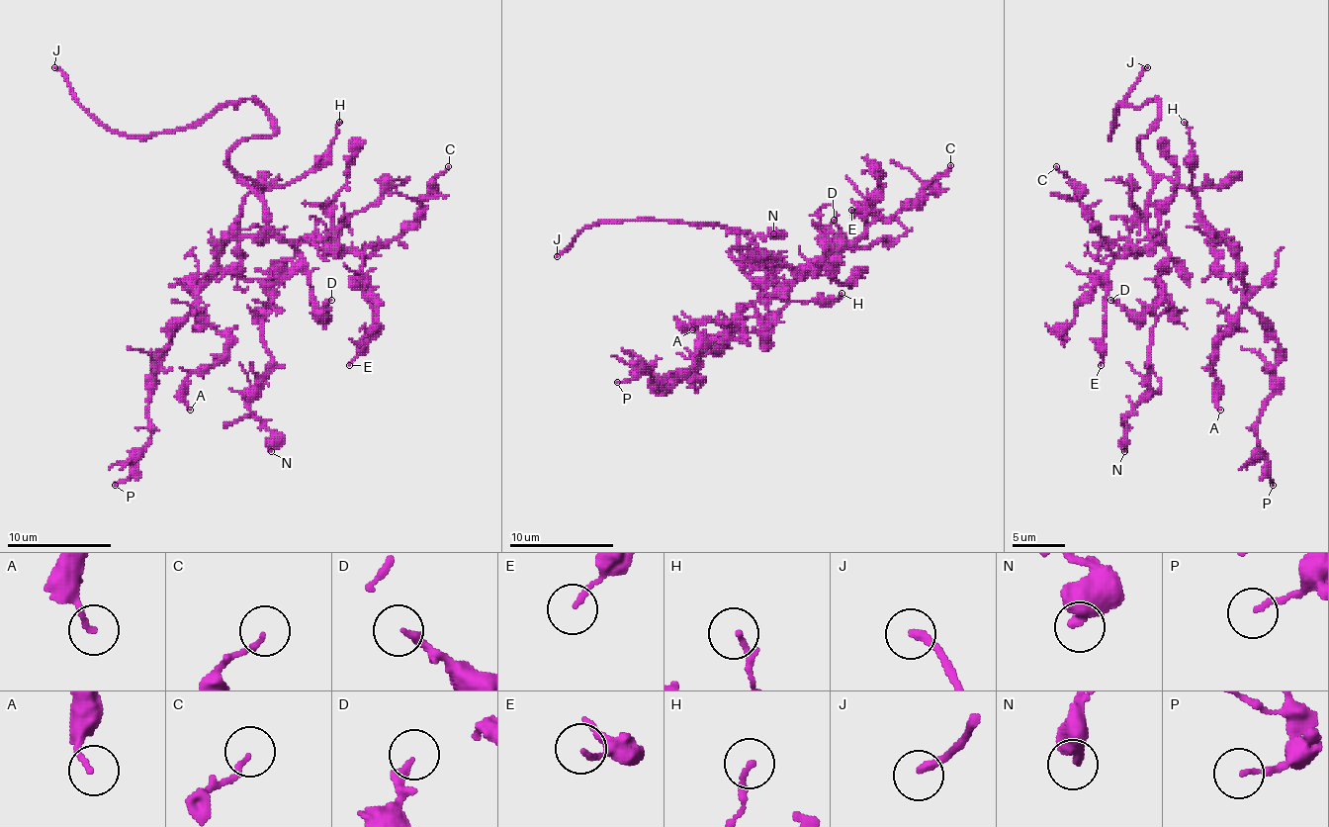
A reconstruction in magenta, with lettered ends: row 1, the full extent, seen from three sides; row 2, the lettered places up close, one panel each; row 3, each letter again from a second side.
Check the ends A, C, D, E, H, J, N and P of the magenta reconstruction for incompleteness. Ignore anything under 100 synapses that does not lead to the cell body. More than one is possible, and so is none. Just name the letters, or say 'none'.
J

